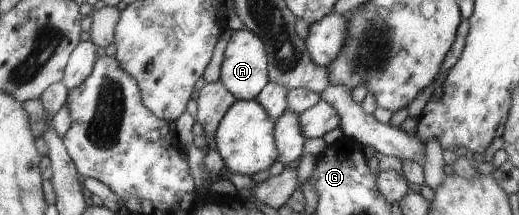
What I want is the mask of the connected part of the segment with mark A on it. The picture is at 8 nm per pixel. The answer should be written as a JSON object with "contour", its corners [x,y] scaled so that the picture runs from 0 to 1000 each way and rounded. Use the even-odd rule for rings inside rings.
{"contour":[[[476,130],[447,144],[430,233],[422,372],[455,460],[489,460],[518,381],[518,363],[513,363],[513,247],[511,200],[495,153],[482,149]]]}

